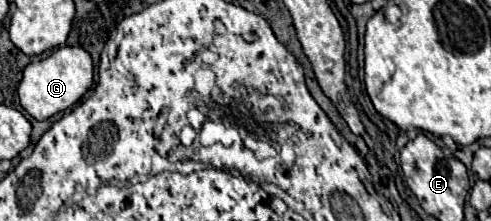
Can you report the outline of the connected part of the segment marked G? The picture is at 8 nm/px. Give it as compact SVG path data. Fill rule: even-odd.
M59 47L51 55L35 59L25 67L17 93L21 107L37 121L43 121L55 113L73 107L89 91L91 85L93 85L91 55L83 47Z

